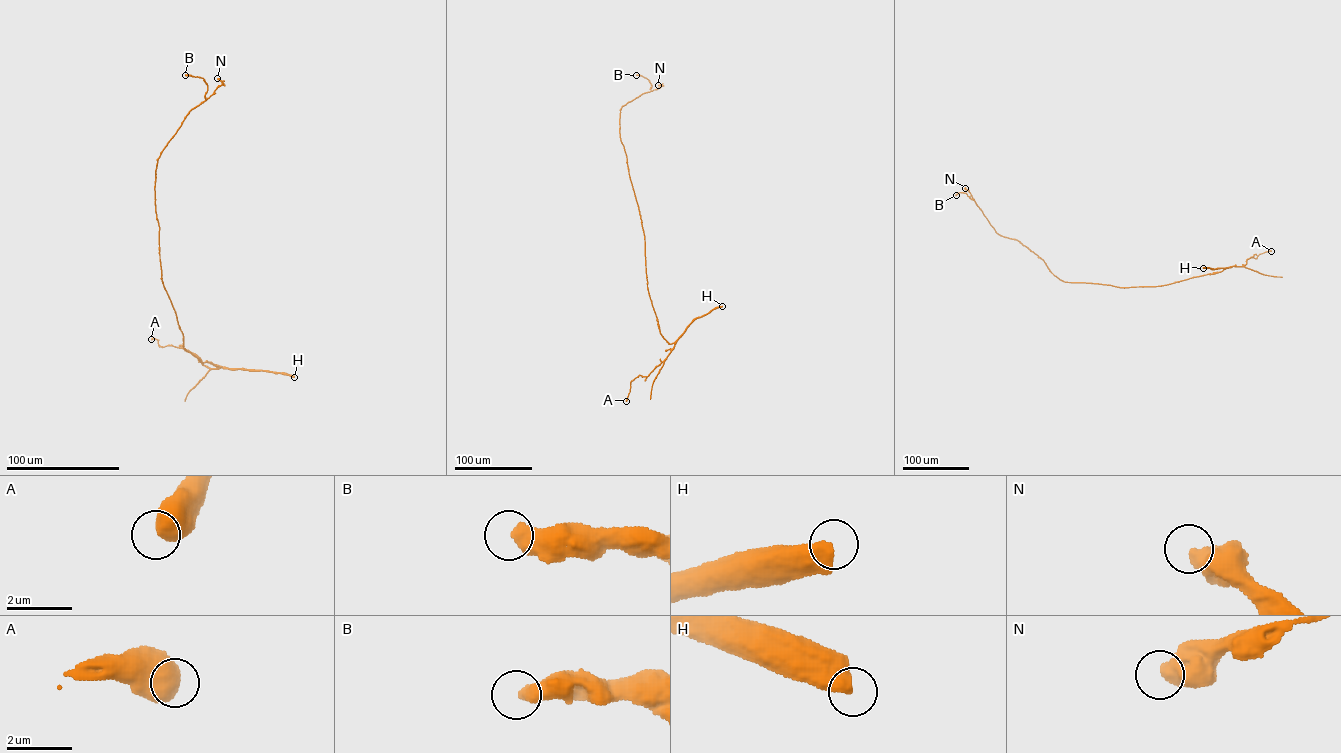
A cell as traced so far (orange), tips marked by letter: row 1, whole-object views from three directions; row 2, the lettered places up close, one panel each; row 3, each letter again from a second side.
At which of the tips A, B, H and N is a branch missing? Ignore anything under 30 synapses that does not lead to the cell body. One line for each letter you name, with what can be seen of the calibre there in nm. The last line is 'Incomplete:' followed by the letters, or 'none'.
Incomplete: none

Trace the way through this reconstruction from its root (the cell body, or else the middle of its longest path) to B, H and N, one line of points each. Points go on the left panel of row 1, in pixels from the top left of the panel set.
B: (175, 313), (161, 279), (154, 186), (160, 153), (190, 111), (205, 100), (207, 85), (204, 79), (185, 75)
H: (175, 313), (183, 348), (201, 363), (294, 377)
N: (175, 313), (161, 279), (154, 190), (156, 164), (160, 153), (190, 111), (222, 84), (217, 78)

